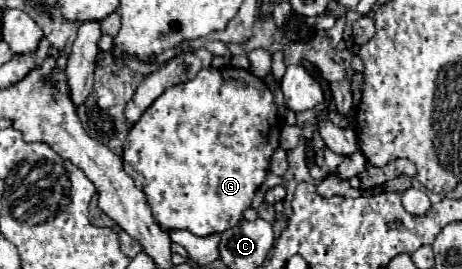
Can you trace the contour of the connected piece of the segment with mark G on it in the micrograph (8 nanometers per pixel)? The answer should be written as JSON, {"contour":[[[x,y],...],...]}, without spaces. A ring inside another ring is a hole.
{"contour":[[[206,68],[194,80],[168,88],[130,128],[122,154],[124,170],[146,194],[160,228],[190,230],[196,236],[224,232],[242,220],[242,212],[264,182],[270,156],[278,148],[280,124],[272,92],[264,80],[248,70],[242,78],[236,68]]]}

